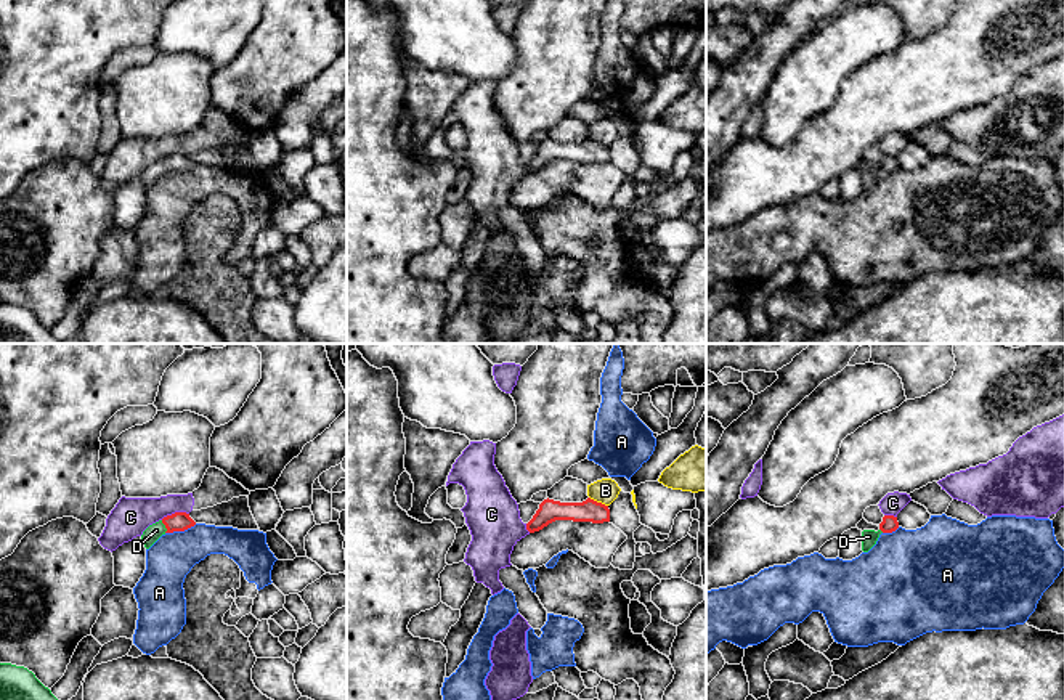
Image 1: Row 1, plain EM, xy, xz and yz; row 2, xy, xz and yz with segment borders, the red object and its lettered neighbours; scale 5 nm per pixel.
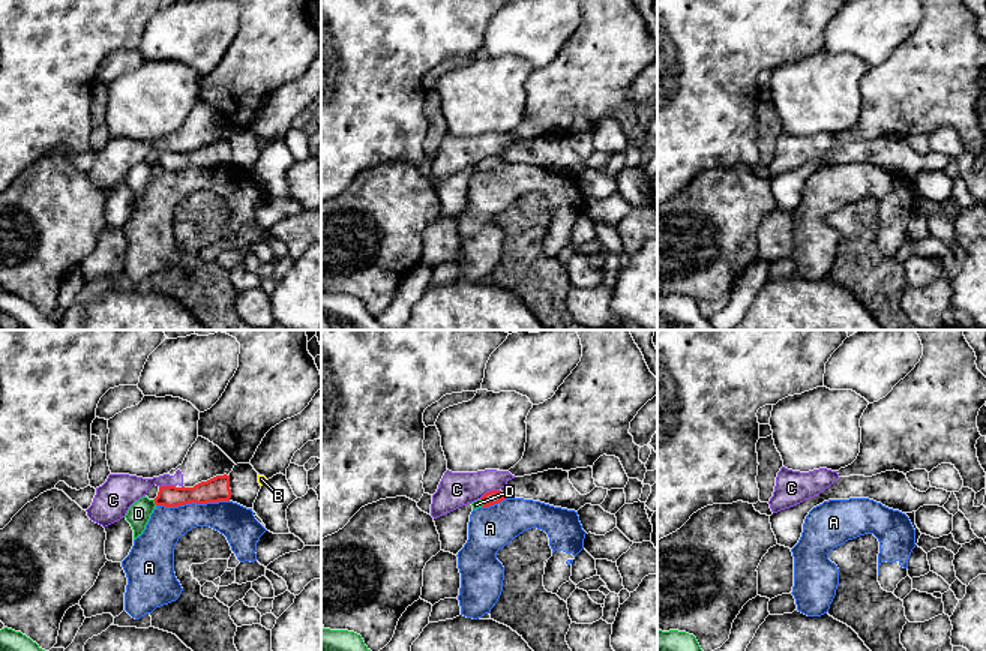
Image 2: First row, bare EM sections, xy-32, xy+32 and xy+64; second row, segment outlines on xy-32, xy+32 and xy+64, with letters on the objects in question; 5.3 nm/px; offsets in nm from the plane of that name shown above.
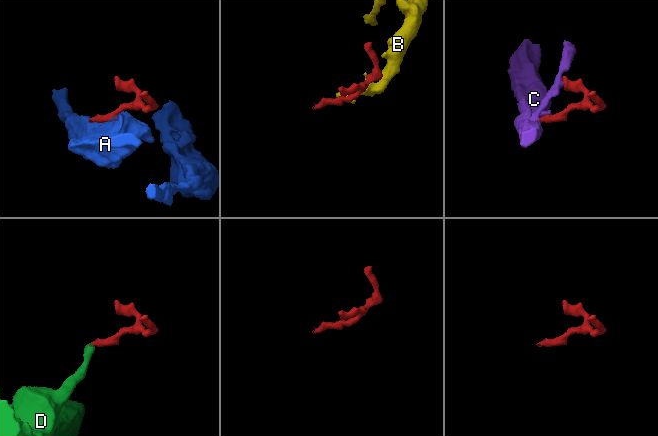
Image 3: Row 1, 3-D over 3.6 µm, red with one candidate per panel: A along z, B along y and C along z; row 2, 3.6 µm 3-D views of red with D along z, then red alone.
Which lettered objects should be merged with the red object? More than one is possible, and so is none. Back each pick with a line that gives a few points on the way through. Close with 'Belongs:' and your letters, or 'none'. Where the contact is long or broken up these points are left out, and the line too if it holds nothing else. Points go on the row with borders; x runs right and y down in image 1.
D: Path across: xy (180, 520), (166, 527), (156, 530)
Belongs: D

